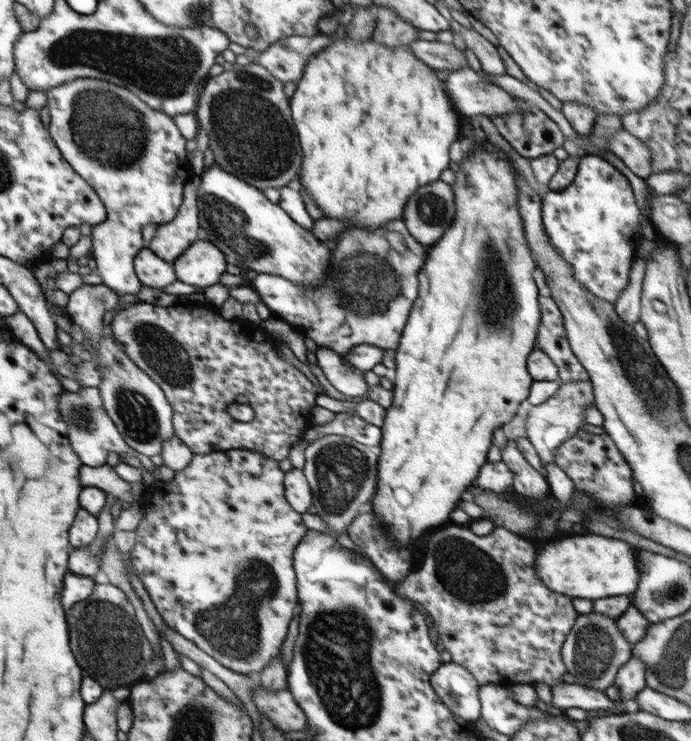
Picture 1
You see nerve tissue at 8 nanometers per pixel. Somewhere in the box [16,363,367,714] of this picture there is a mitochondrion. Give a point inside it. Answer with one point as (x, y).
(232, 628)

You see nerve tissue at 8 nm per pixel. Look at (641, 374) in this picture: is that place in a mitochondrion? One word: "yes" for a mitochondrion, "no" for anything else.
yes

